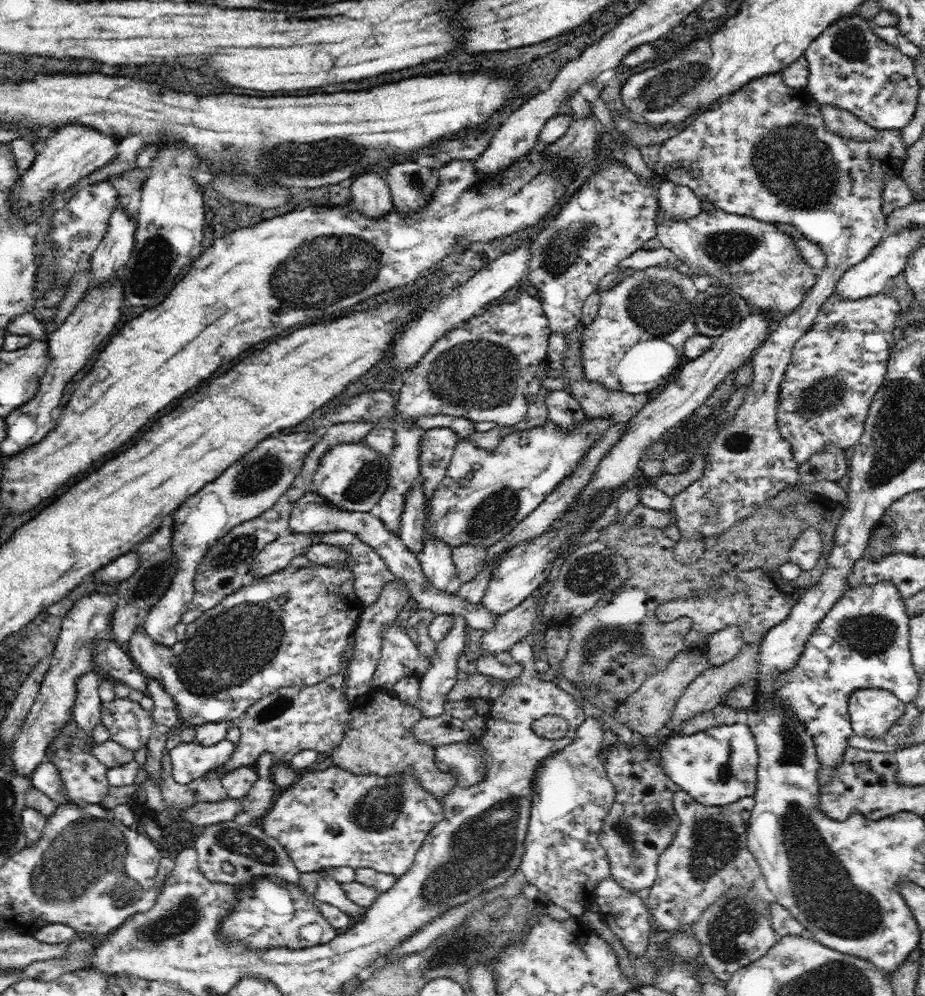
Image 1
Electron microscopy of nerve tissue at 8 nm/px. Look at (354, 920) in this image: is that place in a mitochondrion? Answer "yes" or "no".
no

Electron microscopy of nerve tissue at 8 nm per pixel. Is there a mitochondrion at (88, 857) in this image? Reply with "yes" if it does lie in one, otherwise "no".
yes

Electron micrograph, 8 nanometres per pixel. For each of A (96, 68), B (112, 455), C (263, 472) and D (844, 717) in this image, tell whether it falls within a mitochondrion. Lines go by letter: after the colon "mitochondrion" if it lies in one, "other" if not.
A: other
B: other
C: mitochondrion
D: other

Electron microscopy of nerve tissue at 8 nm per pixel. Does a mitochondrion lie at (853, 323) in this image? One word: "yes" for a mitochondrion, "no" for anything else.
no

